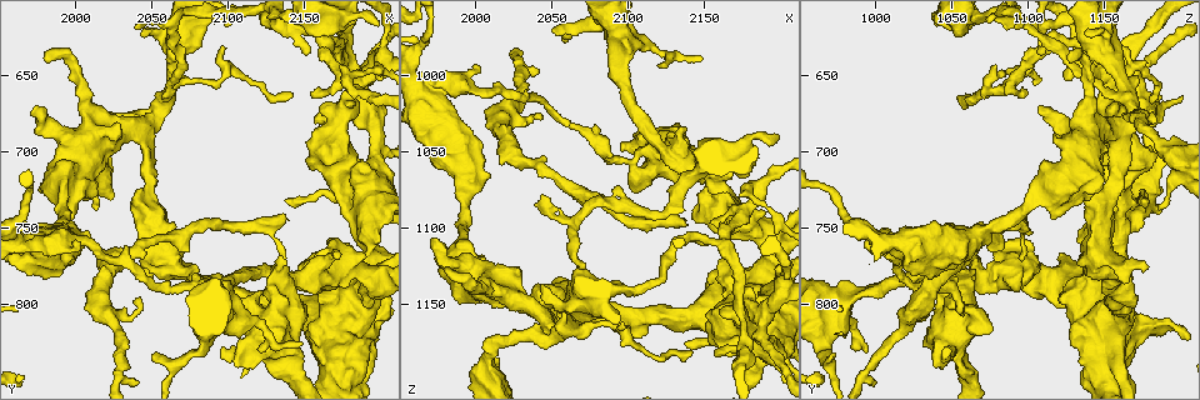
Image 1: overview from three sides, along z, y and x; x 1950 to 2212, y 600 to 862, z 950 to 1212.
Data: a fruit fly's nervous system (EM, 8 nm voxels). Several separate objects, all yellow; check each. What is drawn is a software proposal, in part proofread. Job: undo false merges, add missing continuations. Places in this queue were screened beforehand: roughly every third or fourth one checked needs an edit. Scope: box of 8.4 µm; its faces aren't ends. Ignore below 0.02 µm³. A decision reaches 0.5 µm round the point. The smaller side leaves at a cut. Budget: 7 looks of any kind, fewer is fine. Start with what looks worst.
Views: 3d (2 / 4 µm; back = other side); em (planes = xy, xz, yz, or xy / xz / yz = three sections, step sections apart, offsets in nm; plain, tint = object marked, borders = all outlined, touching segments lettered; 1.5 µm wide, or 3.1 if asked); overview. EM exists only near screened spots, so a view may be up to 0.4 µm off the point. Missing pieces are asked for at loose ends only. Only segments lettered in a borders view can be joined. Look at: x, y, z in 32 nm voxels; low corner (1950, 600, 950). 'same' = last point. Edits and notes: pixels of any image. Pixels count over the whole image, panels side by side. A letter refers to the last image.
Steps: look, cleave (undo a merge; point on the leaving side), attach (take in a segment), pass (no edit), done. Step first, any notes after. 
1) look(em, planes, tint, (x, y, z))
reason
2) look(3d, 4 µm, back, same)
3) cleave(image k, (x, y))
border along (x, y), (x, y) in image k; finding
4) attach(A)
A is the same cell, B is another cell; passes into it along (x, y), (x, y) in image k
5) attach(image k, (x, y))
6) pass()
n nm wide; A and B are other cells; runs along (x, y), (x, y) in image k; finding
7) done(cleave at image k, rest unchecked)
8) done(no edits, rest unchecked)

look(3d, 2 µm, (2134, 742, 1096))
free end

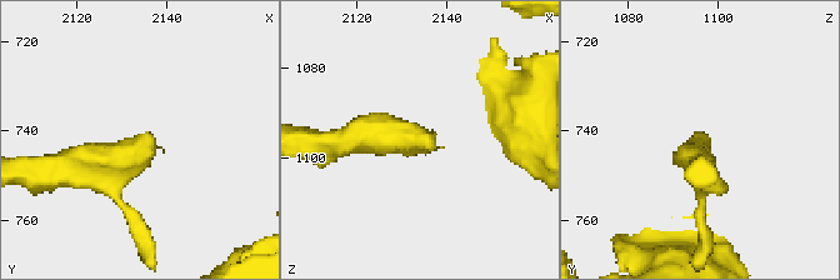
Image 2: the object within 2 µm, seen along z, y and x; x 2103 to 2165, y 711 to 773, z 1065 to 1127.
look(em, xz, step 8, tint, (2135, 740, 1095))

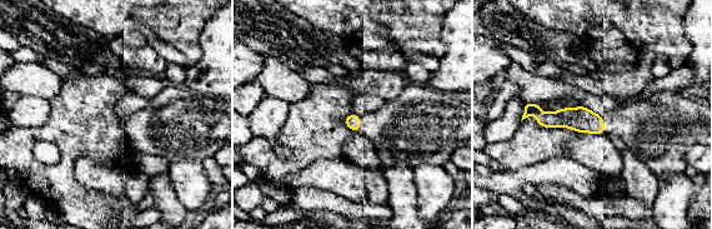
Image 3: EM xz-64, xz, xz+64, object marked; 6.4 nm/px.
look(em, planes, borders, same)
another direction

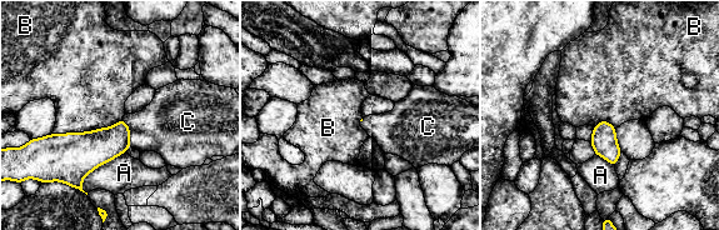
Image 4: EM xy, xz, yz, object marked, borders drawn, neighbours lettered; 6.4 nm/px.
attach(C)
B touches over 460 nm; C is the same cell, A and B are other cells; the neuron continues

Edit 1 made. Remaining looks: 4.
look(overview)
redraw

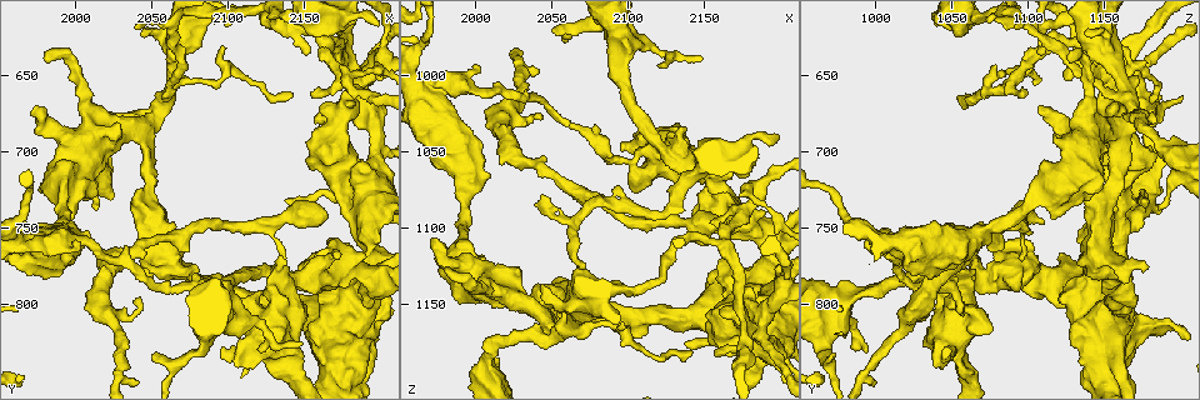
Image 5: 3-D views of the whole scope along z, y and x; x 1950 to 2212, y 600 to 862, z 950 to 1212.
look(em, yz, step 8, borders, (2158, 826, 1130))
branch stops here

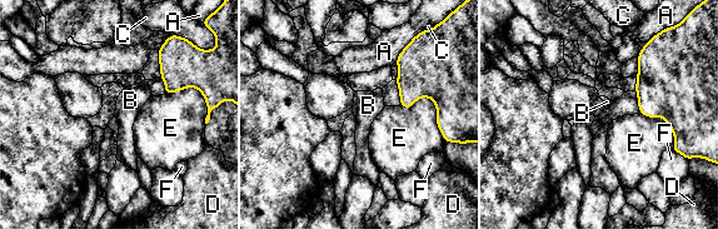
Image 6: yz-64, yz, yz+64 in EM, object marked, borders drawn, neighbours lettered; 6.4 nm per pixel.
look(em, planes, borders, same)

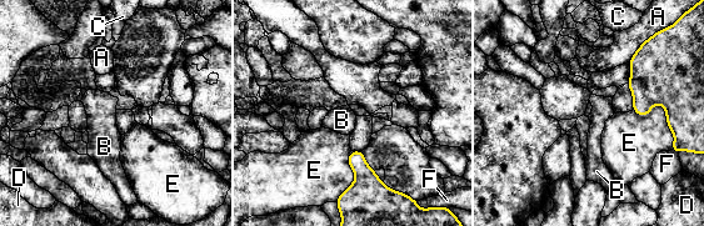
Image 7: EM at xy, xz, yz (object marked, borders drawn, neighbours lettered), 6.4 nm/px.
pass()
E touches over 380 nm; A, B, C, D, E and F are other cells; border along (633, 109), (659, 104), (673, 149) in image 7; no lettered segment goes on from it

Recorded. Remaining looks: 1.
done(attach at image 4, rest unchecked)

